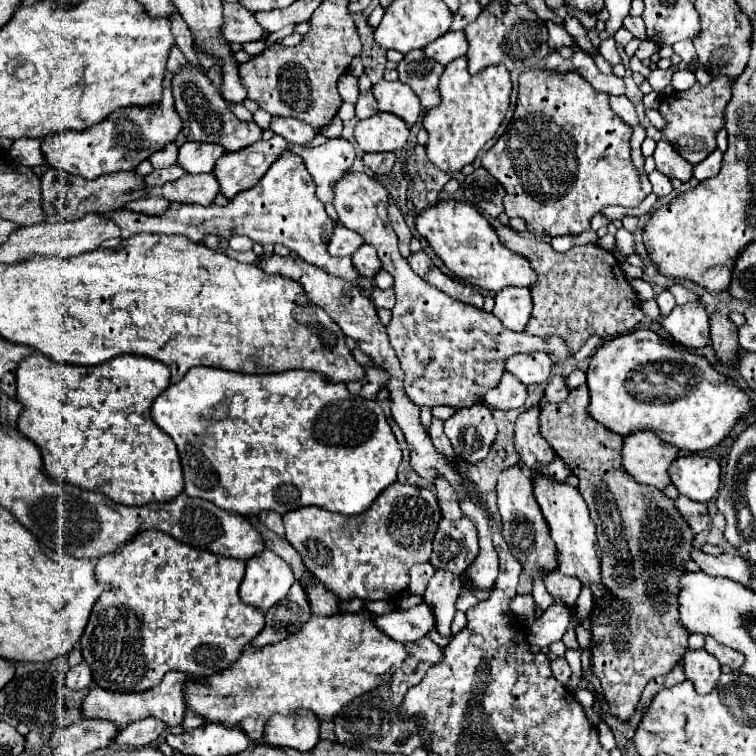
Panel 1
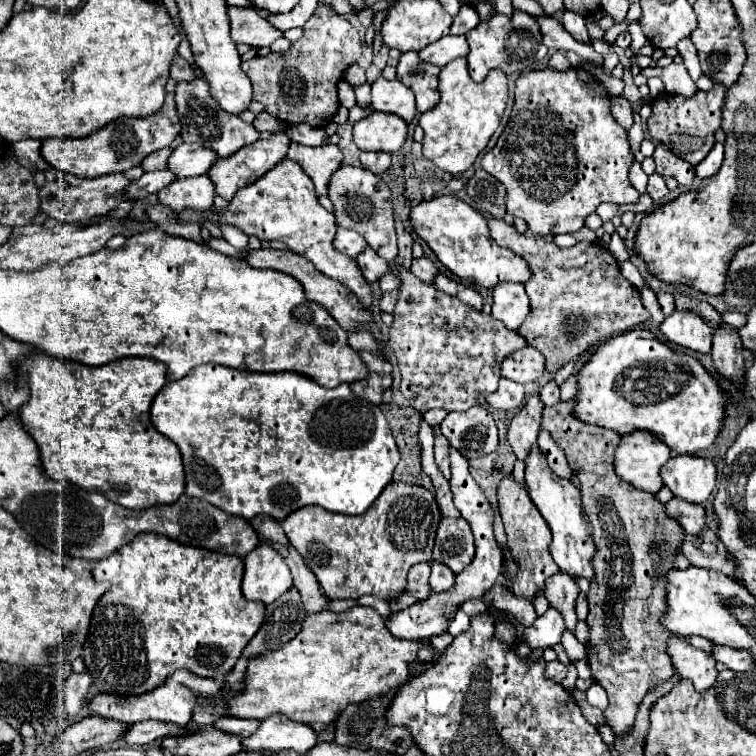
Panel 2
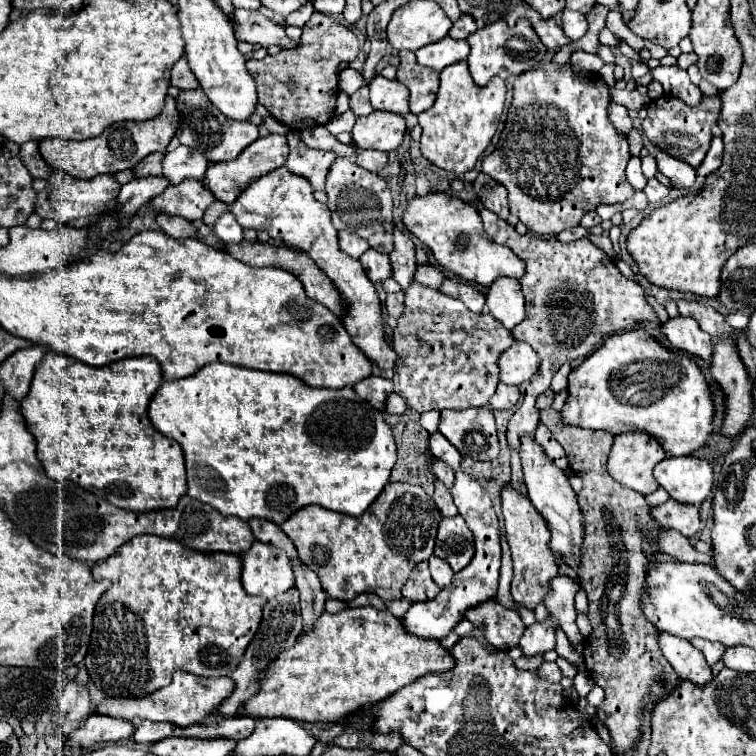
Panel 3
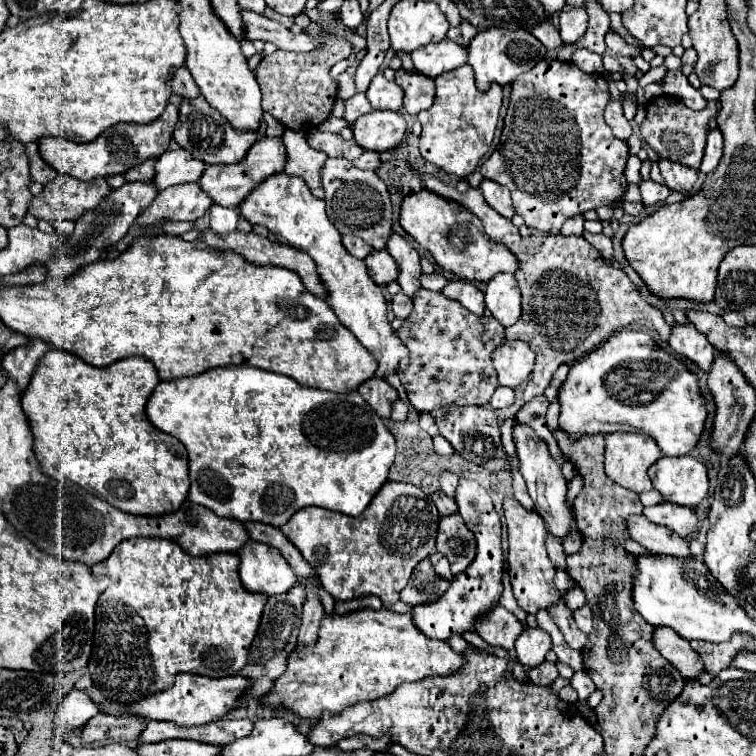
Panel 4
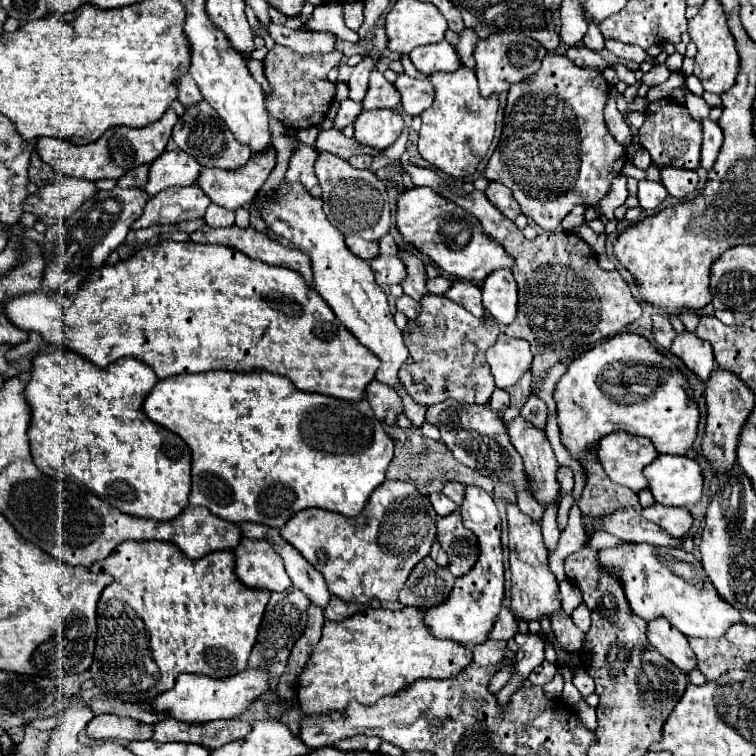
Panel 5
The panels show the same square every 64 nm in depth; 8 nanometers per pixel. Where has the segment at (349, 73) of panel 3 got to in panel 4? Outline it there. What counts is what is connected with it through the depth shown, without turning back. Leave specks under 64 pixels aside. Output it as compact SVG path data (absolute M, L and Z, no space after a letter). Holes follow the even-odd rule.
M342 72L342 74L336 78L336 82L338 82L338 96L340 96L340 98L350 98L350 96L356 94L356 90L354 90L354 78L352 78L350 74Z

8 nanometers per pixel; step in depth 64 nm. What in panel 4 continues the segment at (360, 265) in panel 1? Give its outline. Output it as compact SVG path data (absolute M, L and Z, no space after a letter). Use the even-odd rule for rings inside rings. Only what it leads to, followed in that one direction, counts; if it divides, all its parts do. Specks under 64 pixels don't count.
M386 250L372 252L364 262L366 262L368 270L370 270L370 276L374 278L374 282L378 286L386 286L390 282L396 282L398 266L396 266L394 258Z

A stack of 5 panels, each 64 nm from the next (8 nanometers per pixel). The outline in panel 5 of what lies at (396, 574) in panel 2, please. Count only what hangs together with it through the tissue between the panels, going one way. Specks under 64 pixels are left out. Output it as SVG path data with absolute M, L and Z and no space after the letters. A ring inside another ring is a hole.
M386 480L374 490L366 508L356 518L346 518L336 512L308 508L298 514L284 528L280 528L280 536L290 542L326 580L328 590L346 602L368 604L370 600L398 600L398 592L404 588L404 582L410 570L430 554L430 546L436 540L436 512L430 500L420 494L408 482L390 482Z

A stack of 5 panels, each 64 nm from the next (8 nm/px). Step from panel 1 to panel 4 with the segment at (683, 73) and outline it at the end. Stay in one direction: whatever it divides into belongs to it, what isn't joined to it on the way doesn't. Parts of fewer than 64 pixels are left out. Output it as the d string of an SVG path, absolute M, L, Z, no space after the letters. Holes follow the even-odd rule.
M668 72L668 76L662 82L664 94L670 94L672 98L684 102L692 110L704 110L702 106L702 94L694 86L690 86L688 78L680 72Z

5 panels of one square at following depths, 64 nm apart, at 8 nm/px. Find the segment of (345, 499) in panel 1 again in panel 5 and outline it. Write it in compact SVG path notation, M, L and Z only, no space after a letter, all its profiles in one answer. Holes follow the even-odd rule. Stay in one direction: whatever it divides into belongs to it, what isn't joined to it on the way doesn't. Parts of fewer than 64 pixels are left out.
M216 370L216 372L202 372L198 376L172 376L170 380L158 380L156 386L150 390L150 394L144 400L144 412L146 416L156 422L162 428L168 428L170 432L178 434L192 450L192 492L190 492L190 504L192 506L204 506L218 518L240 524L240 522L256 522L266 524L270 528L282 528L296 512L304 508L322 508L330 512L338 512L344 516L358 516L362 508L366 506L370 494L384 482L384 474L388 470L388 464L394 454L394 444L384 432L382 424L374 418L374 412L366 400L350 402L350 400L338 400L324 394L312 394L302 392L290 384L284 376L268 374L268 372L228 372L228 370Z

